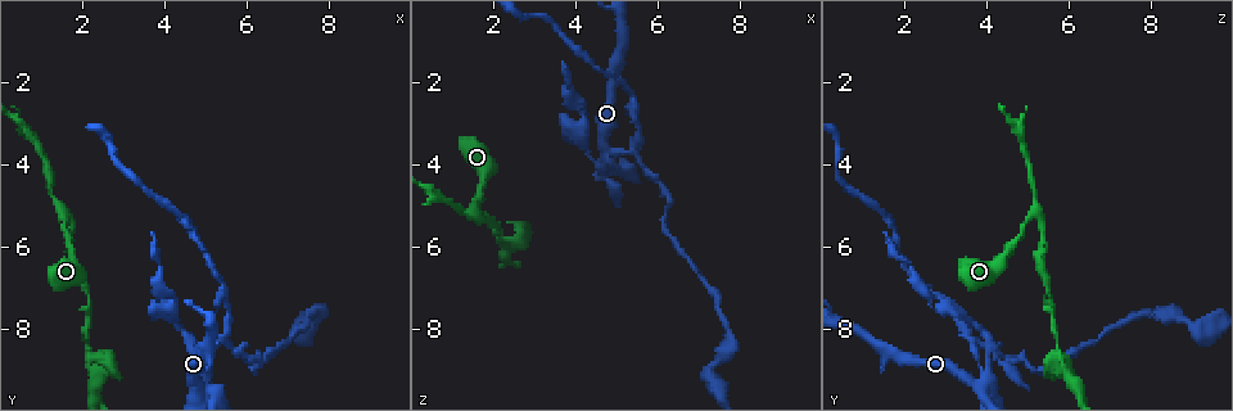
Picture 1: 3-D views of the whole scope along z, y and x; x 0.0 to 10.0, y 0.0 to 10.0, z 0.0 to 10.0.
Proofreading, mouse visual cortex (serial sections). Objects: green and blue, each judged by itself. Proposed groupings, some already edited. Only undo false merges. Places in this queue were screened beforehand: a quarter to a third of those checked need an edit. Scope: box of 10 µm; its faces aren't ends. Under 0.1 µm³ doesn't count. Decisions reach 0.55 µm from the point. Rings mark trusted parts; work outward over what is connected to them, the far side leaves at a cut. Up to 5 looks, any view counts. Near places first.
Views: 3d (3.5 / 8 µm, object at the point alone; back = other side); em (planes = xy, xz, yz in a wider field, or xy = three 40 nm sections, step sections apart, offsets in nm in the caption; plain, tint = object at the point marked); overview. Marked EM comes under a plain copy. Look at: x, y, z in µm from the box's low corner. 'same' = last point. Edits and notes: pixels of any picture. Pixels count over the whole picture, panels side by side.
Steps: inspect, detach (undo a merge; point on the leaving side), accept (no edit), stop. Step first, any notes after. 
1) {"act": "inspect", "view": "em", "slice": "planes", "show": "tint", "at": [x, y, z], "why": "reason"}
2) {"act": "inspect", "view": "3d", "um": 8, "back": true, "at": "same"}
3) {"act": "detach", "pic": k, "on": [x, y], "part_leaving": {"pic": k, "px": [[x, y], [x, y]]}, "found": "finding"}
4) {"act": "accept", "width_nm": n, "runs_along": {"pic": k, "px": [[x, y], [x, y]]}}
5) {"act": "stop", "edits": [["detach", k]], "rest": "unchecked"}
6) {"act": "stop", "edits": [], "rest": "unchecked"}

{"act": "inspect", "view": "3d", "um": 8, "at": [1.55, 5.30, 5.15], "why": "a narrow waist"}

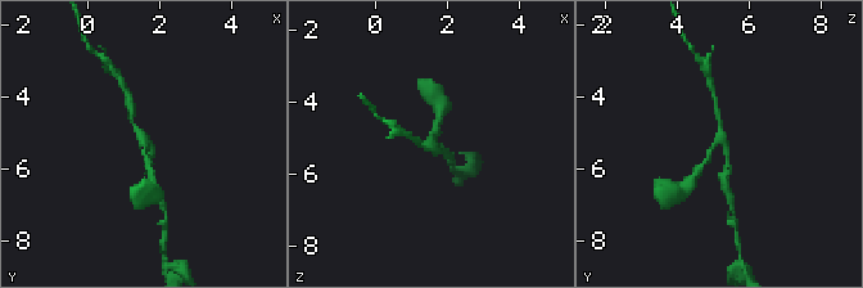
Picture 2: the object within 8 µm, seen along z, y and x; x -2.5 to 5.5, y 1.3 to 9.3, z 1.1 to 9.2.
{"act": "inspect", "view": "3d", "um": 3.5, "back": true, "at": "same"}

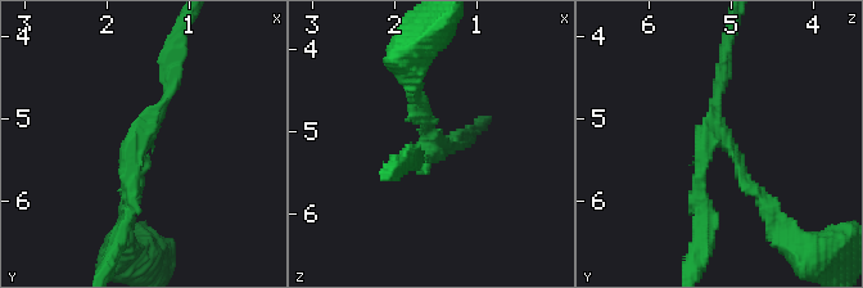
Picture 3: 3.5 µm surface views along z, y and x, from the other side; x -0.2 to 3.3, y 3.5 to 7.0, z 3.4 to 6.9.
{"act": "inspect", "view": "em", "slice": "xy", "step": 5, "show": "tint", "at": [1.55, 5.25, 5.10], "why": "now the EM"}

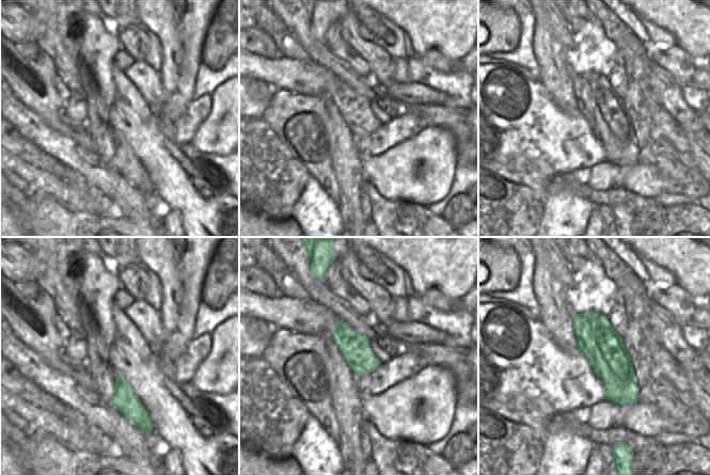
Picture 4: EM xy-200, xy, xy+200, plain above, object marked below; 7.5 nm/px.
{"act": "accept", "arm_widths_nm": [150, 150, 200], "runs_along": {"pic": 4, "px": [[576, 316], [633, 400]]}, "found": "one cell here"}

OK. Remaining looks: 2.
{"act": "inspect", "view": "3d", "um": 3.5, "at": [2.60, 8.85, 5.95]}

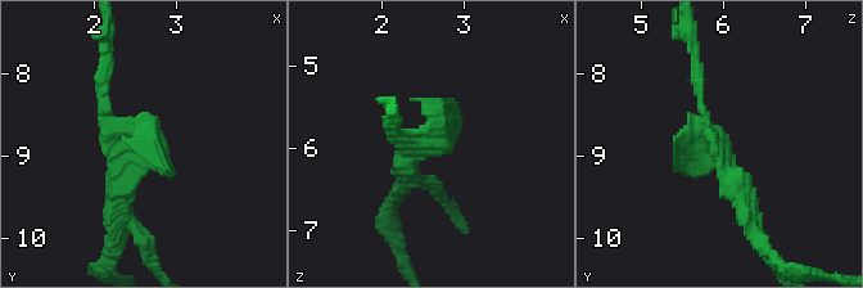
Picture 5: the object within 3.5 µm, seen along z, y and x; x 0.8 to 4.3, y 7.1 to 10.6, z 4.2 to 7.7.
{"act": "inspect", "view": "em", "slice": "xy", "step": 2, "show": "tint", "at": [2.60, 8.80, 5.95]}

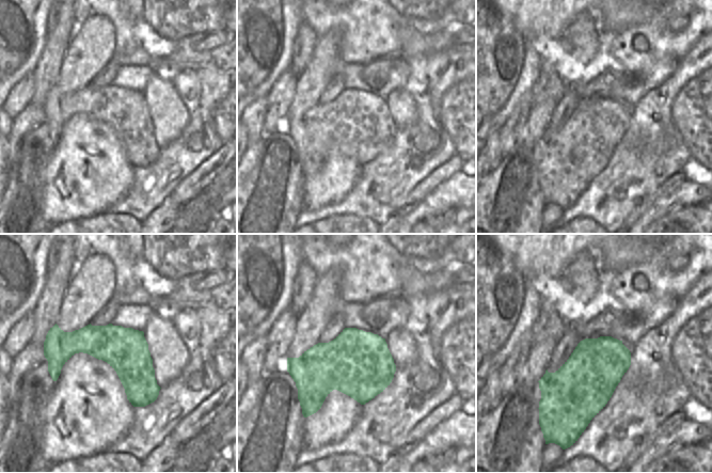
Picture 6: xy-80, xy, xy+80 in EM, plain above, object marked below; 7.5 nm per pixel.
{"act": "detach", "pic": 5, "on": [447, 205], "width_nm": 500, "part_leaving": {"pic": 5, "px": [[409, 162], [420, 183], [441, 183]]}, "found": "two cells meet here"}

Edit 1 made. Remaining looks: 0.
{"act": "stop", "edits": [["detach", 5]], "rest": "unchecked"}

